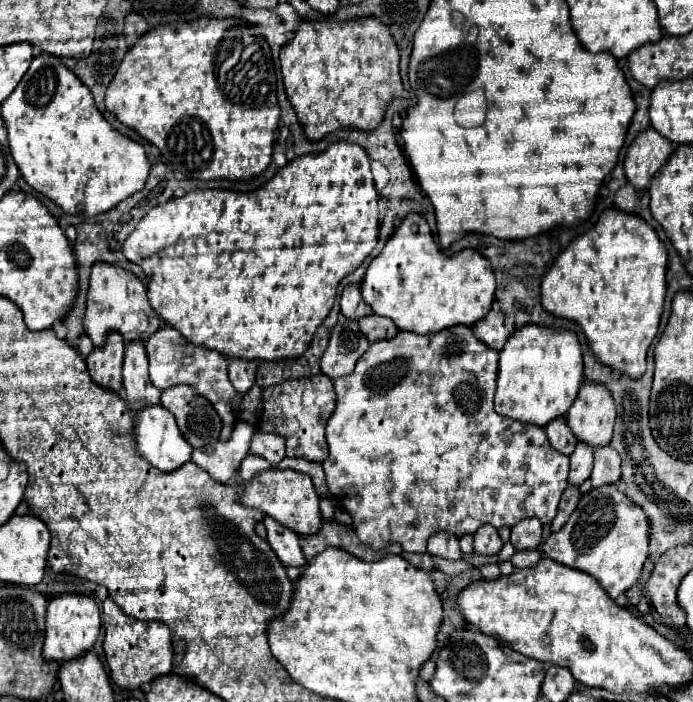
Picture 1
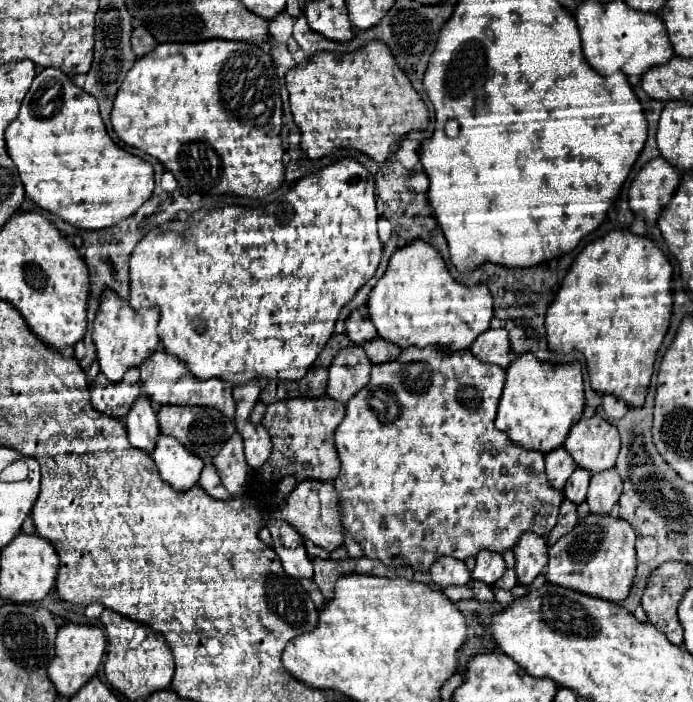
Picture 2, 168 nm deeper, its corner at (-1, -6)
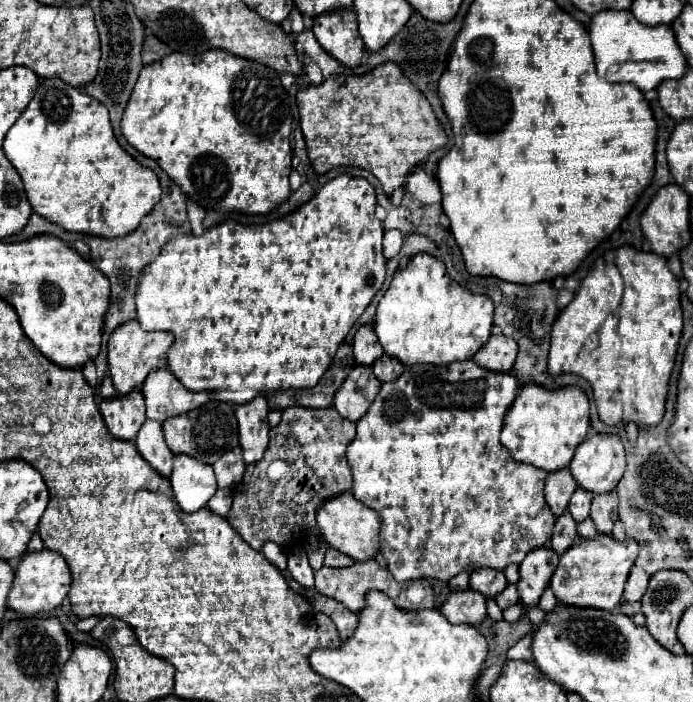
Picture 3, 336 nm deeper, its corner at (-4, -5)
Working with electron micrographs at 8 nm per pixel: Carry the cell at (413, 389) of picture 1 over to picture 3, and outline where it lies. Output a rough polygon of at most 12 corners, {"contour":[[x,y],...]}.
{"contour":[[513,373],[383,383],[347,447],[397,581],[521,563],[547,473]]}

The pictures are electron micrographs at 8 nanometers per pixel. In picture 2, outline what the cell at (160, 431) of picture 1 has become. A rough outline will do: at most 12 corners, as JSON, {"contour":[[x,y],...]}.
{"contour":[[168,434],[152,450],[160,478],[178,492],[204,466]]}

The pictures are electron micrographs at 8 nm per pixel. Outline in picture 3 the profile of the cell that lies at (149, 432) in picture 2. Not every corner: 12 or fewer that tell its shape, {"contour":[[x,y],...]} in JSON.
{"contour":[[147,419],[137,451],[161,477],[171,477],[173,453],[159,421]]}

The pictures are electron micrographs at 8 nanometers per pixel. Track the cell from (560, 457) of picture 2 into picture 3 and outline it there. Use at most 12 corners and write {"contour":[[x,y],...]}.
{"contour":[[569,469],[549,473],[545,499],[555,517],[561,517],[577,483]]}

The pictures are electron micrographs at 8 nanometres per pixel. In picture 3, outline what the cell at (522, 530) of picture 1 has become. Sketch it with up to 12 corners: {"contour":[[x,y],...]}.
{"contour":[[535,549],[519,565],[519,599],[535,607],[559,555]]}

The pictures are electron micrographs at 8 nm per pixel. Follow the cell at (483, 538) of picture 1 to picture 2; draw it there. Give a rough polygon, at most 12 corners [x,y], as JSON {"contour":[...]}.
{"contour":[[502,554],[476,556],[474,580],[494,584],[506,566]]}

